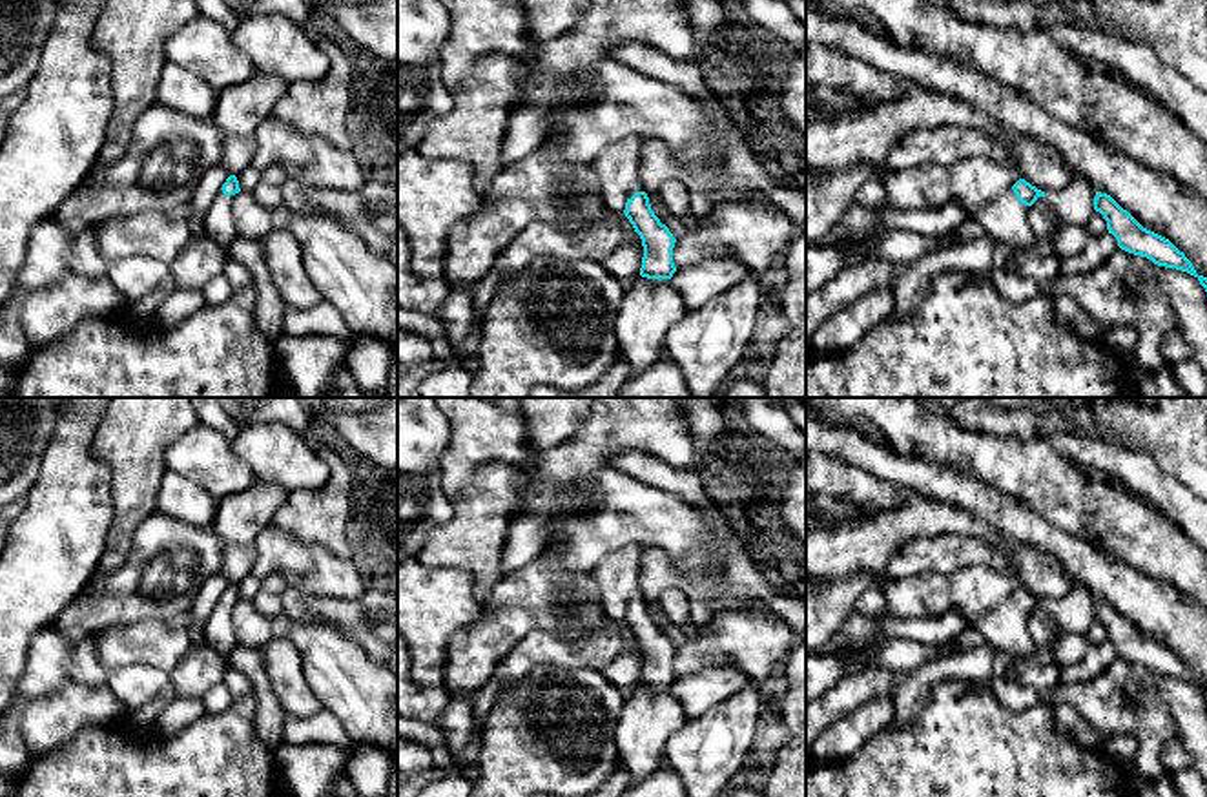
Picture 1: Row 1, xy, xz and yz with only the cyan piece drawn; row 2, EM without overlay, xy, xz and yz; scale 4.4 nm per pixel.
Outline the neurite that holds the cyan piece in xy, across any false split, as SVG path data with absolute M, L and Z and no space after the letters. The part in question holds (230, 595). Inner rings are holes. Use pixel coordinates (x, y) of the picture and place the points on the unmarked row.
M230 584L206 618L206 644L222 657L226 657L239 644L237 629L233 626L233 609L239 600L241 596L237 585Z

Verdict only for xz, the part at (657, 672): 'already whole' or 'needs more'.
needs more

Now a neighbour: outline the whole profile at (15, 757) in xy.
M15 700L0 717L0 775L4 777L16 779L33 761L20 733L20 720L27 704L27 700Z

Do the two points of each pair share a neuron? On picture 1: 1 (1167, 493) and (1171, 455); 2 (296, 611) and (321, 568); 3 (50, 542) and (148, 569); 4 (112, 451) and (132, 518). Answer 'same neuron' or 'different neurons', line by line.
1: different neurons
2: different neurons
3: different neurons
4: same neuron

